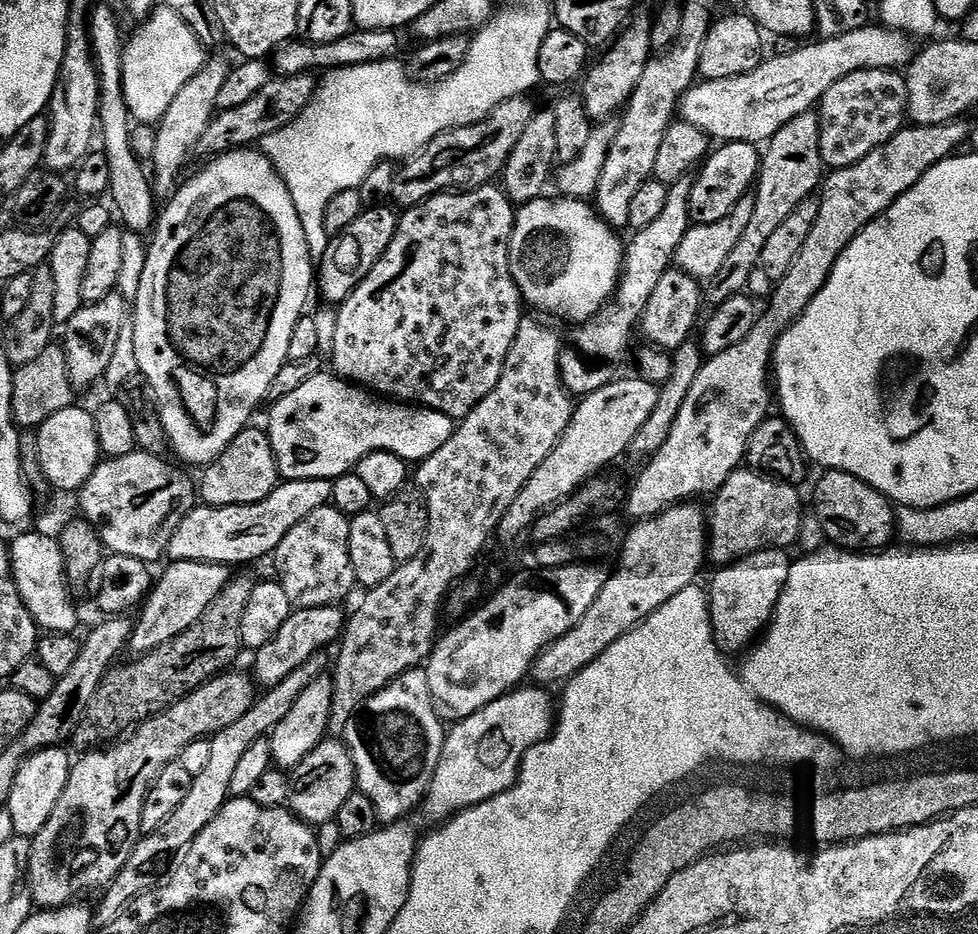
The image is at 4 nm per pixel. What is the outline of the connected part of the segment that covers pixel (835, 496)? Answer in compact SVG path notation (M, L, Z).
M825 471L814 490L814 508L823 532L837 547L864 552L883 549L895 531L895 513L891 501L868 483L842 471Z

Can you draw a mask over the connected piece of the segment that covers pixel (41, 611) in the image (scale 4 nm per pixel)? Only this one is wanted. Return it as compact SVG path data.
M35 530L24 532L10 544L12 553L12 577L18 586L18 594L22 602L30 610L32 617L36 619L37 625L45 633L67 632L75 633L76 608L72 605L72 596L68 593L70 587L66 579L64 567L64 555L60 549L59 539L43 537Z

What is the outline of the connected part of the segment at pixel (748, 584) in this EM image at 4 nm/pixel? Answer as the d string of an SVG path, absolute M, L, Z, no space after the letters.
M767 550L755 552L743 559L737 560L719 569L717 576L712 580L712 588L708 592L708 610L712 614L712 631L716 643L725 653L743 653L767 629L772 621L772 615L776 609L776 603L781 590L786 586L790 559L788 552L784 550Z

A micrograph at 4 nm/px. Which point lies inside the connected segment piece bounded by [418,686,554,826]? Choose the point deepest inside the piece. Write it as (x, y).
(482, 754)

